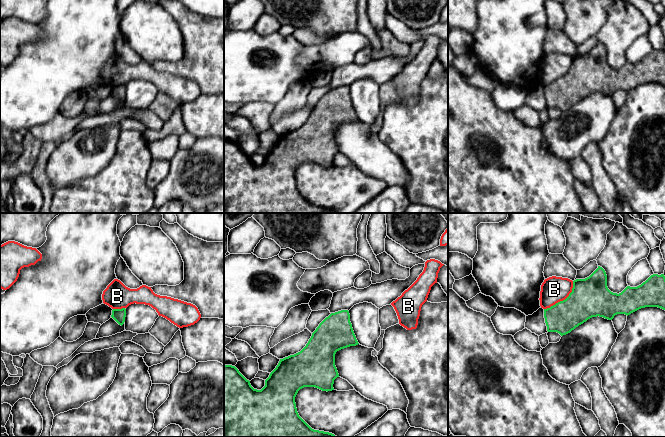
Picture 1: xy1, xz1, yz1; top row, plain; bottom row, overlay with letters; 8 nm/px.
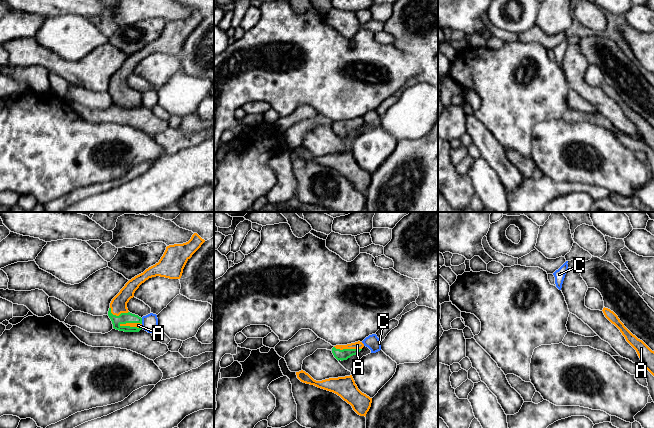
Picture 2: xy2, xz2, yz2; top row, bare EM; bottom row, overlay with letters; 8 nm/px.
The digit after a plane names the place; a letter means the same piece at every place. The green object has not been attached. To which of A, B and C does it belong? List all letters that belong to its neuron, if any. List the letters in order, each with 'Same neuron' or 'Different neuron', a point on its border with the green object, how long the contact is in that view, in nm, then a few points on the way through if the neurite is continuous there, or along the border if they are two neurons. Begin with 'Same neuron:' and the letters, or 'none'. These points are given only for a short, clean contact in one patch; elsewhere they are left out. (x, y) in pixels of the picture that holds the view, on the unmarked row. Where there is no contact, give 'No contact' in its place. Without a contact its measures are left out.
Same neuron: A
A: Same neuron. Touches green at xy2 (129, 102). Shared border 190 nm. Path across: xy2 (123, 94), (129, 102), (138, 101)
B: Different neuron. Touches green at yz1 (563, 76). Shared border 340 nm. Boundary: yz1 (573, 57), (571, 68), (564, 75), (544, 85)
C: Different neuron. Touches green at xy2 (141, 97). Shared border 50 nm. Boundary: xy2 (141, 94), (142, 99)

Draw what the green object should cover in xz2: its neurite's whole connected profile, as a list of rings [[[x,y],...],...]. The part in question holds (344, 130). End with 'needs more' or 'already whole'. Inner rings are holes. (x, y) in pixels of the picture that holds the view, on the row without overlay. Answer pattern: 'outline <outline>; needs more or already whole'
outline [[[360,117],[347,121],[336,121],[332,124],[332,129],[338,137],[343,137],[358,130],[363,123],[364,120]]]; needs more

